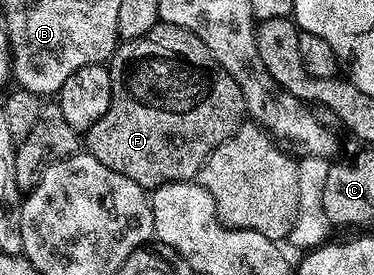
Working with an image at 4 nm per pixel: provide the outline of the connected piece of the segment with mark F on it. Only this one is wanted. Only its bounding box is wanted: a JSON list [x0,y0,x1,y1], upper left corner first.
[86,21,245,189]

